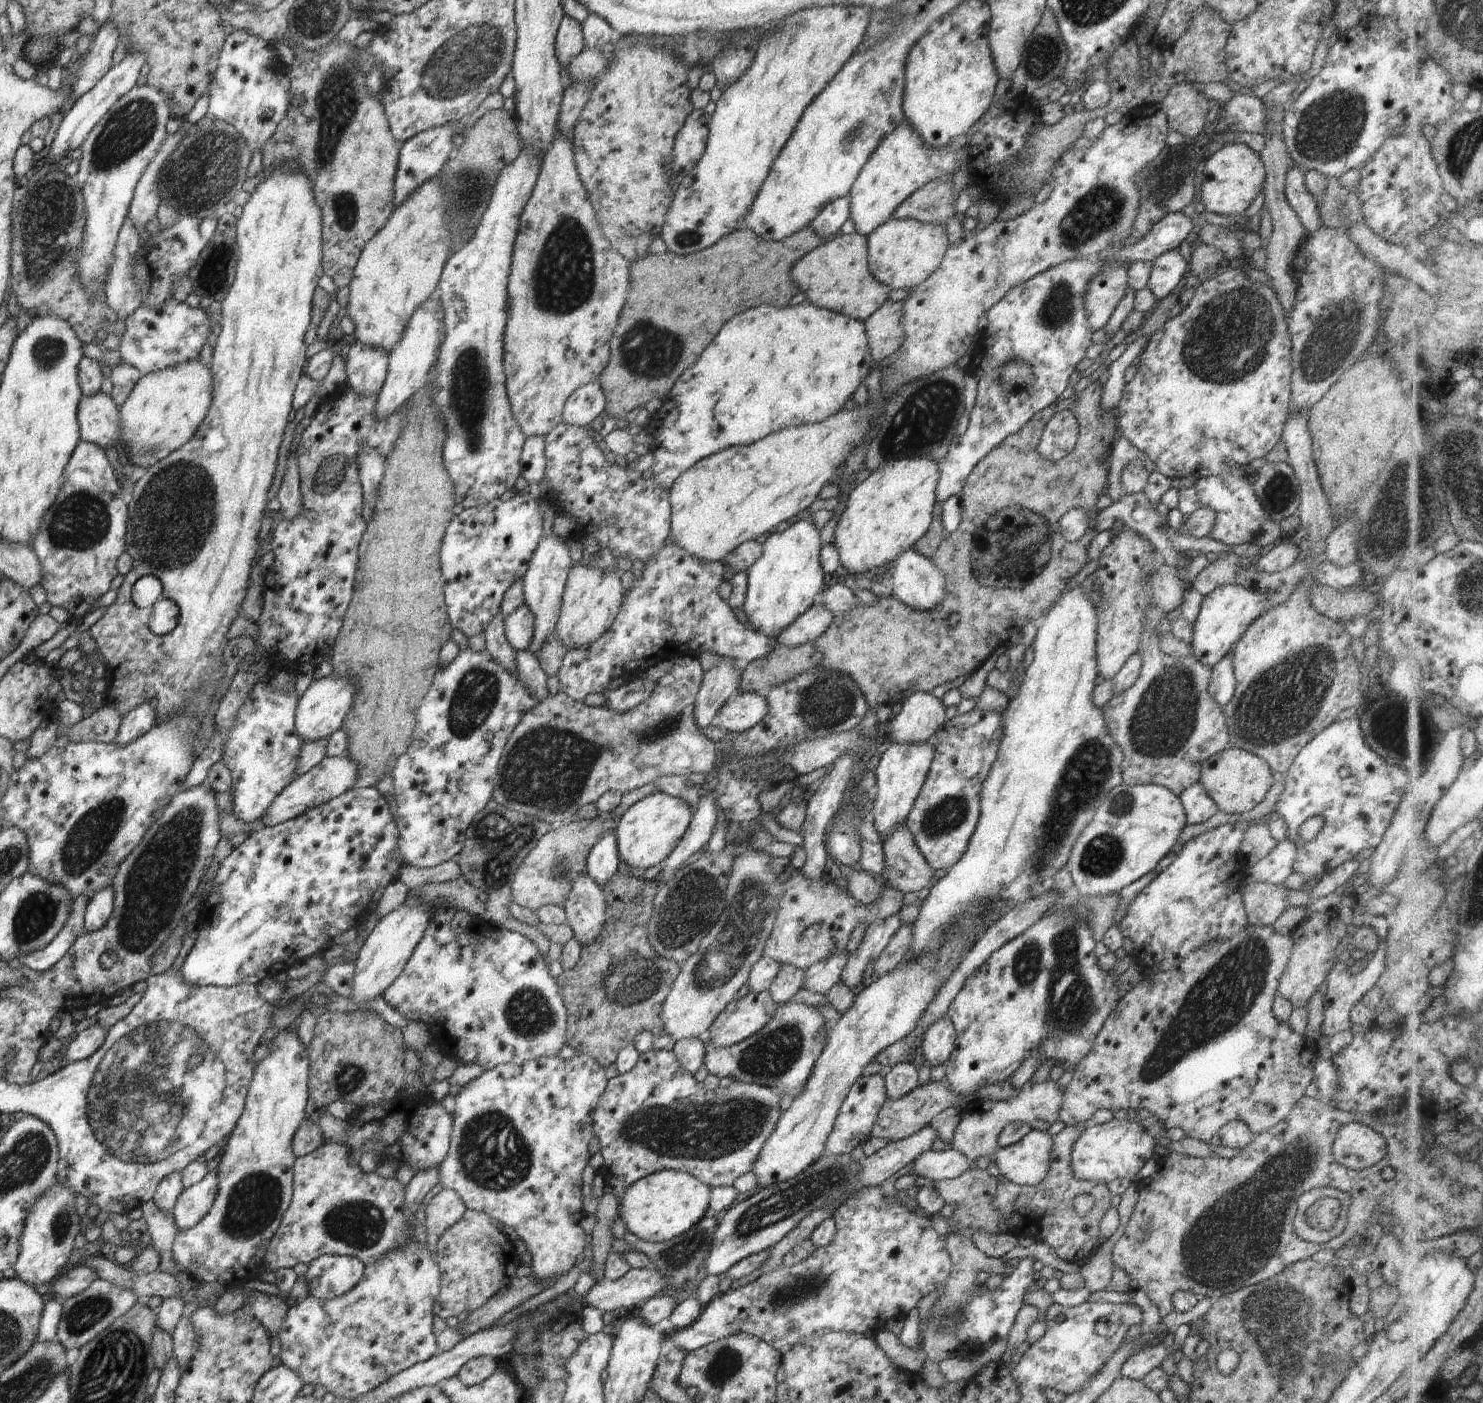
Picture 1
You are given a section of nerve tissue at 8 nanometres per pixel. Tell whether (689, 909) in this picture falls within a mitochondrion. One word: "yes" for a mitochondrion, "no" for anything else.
yes

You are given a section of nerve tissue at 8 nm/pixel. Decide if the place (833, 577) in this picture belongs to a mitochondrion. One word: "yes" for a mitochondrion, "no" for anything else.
no

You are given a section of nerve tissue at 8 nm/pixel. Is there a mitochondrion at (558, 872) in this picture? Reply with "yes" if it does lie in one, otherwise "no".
yes

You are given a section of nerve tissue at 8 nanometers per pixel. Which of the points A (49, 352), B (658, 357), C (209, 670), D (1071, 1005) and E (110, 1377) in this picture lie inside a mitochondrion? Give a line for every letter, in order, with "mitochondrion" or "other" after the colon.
A: mitochondrion
B: mitochondrion
C: mitochondrion
D: mitochondrion
E: mitochondrion

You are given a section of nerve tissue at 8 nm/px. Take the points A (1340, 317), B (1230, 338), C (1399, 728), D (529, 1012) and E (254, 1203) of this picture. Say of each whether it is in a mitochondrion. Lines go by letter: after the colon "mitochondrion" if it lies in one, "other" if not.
A: mitochondrion
B: mitochondrion
C: mitochondrion
D: mitochondrion
E: mitochondrion

